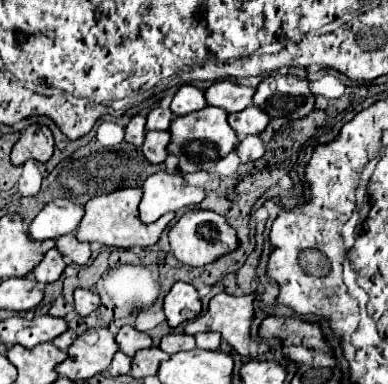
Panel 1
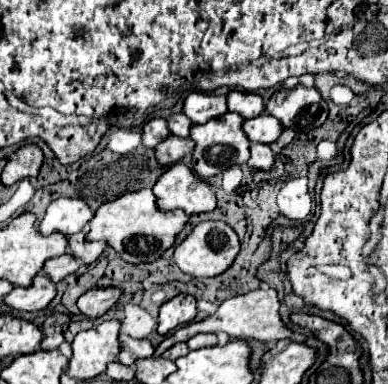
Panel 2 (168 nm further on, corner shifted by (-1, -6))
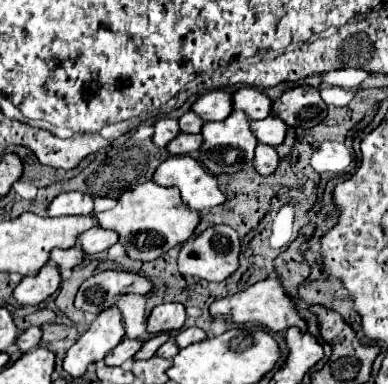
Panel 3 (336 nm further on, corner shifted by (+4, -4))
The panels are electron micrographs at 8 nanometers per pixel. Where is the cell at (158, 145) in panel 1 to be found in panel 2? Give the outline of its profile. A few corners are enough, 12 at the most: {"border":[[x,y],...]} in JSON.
{"border":[[167,136],[155,148],[161,166],[193,152],[191,138]]}

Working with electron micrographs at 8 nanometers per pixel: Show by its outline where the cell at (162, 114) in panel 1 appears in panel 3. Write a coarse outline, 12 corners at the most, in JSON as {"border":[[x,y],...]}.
{"border":[[186,112],[178,122],[186,134],[200,134],[204,120]]}

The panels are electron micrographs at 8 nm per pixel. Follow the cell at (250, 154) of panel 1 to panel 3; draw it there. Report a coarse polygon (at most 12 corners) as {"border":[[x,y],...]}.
{"border":[[258,144],[254,162],[262,176],[278,168],[274,146]]}

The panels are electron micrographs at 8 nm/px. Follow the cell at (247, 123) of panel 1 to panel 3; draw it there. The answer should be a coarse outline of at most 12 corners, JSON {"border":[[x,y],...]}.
{"border":[[276,116],[252,120],[258,142],[280,146],[288,126]]}

